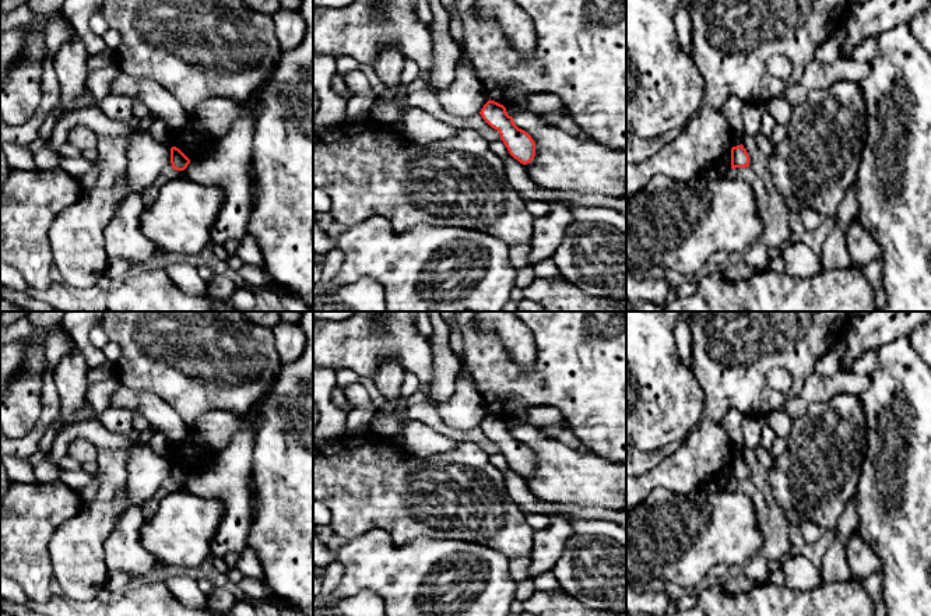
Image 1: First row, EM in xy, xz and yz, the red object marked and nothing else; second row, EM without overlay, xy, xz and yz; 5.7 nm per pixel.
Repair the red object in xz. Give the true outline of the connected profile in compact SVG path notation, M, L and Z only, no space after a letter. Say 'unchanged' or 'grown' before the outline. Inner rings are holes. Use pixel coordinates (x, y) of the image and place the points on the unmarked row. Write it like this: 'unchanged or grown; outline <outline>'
unchanged; outline M488 413L481 422L482 432L499 444L500 453L509 467L520 476L527 478L535 469L535 455L528 446L519 441L506 420L495 413Z

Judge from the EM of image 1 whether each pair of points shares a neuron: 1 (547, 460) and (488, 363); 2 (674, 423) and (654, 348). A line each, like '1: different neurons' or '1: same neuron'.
1: different neurons
2: same neuron

